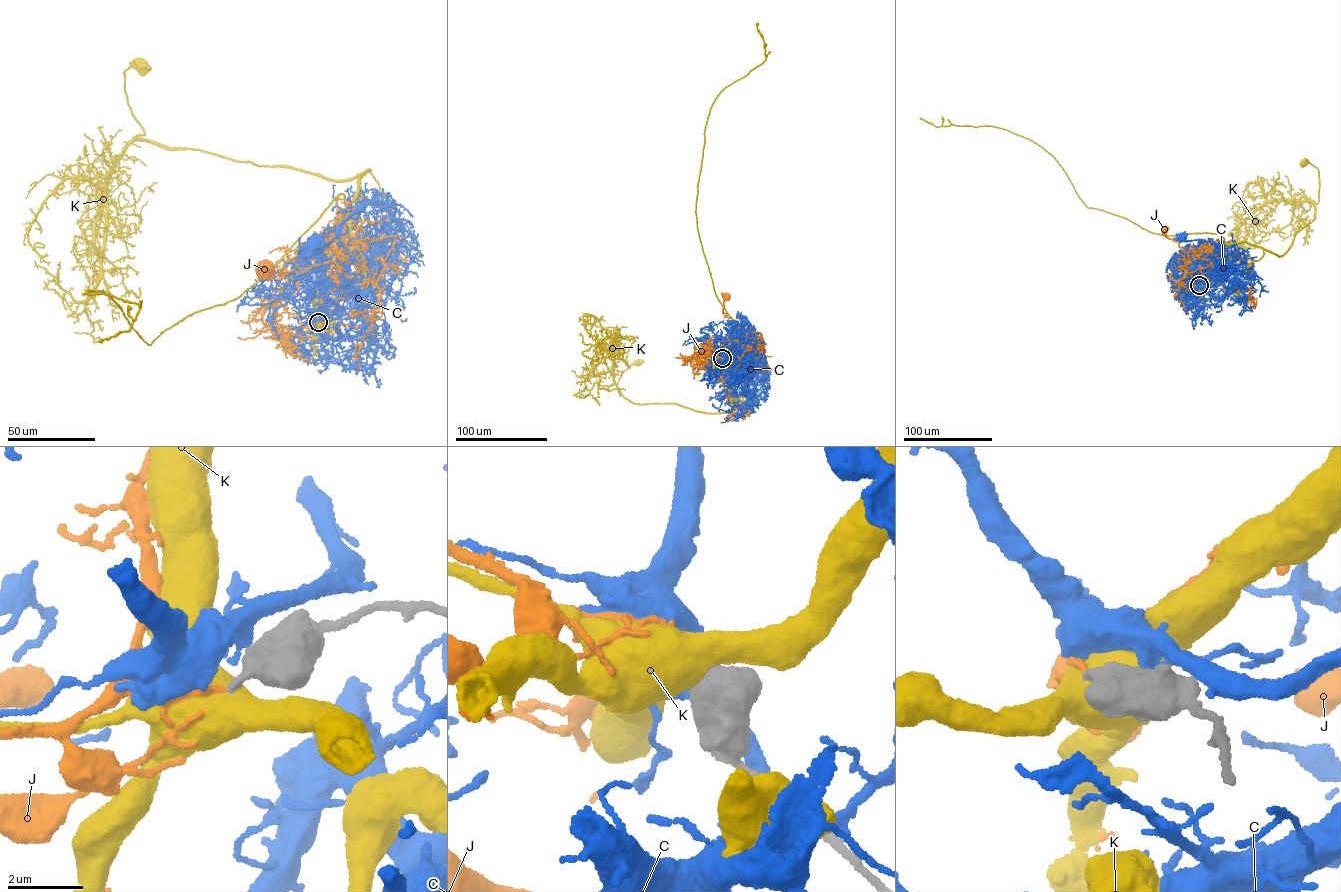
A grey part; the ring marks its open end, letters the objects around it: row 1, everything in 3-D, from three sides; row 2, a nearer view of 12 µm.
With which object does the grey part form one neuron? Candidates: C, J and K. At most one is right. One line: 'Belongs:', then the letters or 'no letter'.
Belongs: no letter

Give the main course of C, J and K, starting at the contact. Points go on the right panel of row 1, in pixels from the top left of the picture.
C: (1201, 284), (1217, 277), (1214, 268), (1225, 264), (1224, 258), (1215, 244), (1184, 240), (1182, 237)
J: (1199, 285), (1210, 284), (1193, 274), (1188, 252), (1179, 247), (1178, 239), (1168, 238), (1164, 231)
K: (1199, 285), (1220, 270), (1229, 244), (1283, 255), (1315, 216), (1318, 169), (1304, 162)

